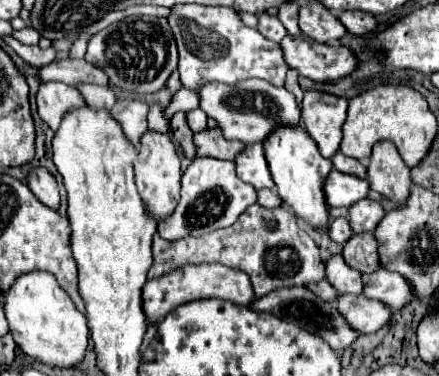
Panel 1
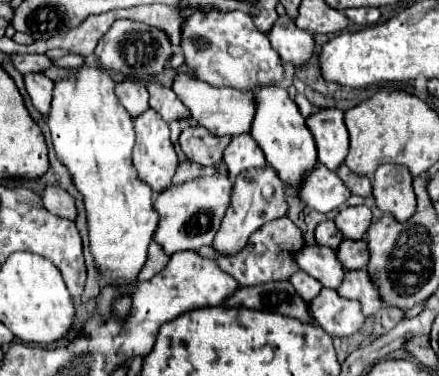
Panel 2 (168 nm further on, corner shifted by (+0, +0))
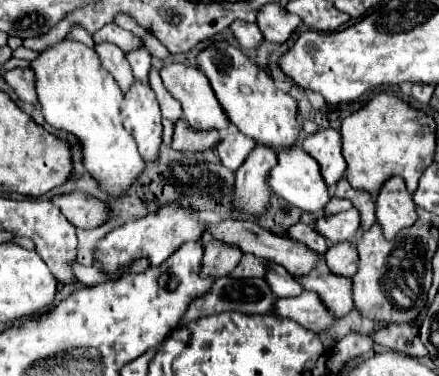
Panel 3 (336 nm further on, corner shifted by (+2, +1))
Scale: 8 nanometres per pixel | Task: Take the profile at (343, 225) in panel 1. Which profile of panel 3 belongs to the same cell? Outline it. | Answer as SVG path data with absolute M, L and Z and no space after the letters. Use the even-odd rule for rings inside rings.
M297 223L297 225L293 225L293 227L287 231L287 235L289 235L291 239L295 239L295 241L305 243L309 249L313 249L313 251L317 251L317 253L321 253L321 255L325 255L325 251L327 251L327 241L325 241L325 237L319 237L319 233L317 233L311 225L307 225L307 223Z

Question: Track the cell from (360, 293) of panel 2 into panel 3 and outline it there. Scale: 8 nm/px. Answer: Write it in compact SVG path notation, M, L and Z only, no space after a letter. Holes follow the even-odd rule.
M313 269L309 275L297 279L303 285L303 289L315 291L323 299L327 309L337 317L345 317L355 309L353 287L351 287L353 281L349 277L341 277L331 271Z

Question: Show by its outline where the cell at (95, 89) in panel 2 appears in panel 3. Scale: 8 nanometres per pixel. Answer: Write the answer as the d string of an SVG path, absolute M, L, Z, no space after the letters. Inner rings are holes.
M59 41L31 63L37 75L37 97L45 121L57 131L77 137L83 165L99 189L111 197L125 197L145 169L133 135L125 131L121 117L121 89L109 71L103 69L97 53L77 41Z

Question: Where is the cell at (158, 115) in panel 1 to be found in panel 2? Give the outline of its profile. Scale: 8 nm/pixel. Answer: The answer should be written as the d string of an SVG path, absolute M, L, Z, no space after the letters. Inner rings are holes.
M149 82L147 84L147 90L149 90L149 106L153 110L157 110L165 122L171 122L171 120L183 120L187 118L187 110L181 102L177 102L175 98L175 92L159 82Z

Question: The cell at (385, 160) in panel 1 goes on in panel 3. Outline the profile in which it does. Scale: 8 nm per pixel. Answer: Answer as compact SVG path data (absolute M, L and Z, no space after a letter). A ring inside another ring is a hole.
M389 177L381 185L375 205L377 221L383 227L383 235L387 239L393 239L403 227L413 225L417 219L413 197L401 177Z

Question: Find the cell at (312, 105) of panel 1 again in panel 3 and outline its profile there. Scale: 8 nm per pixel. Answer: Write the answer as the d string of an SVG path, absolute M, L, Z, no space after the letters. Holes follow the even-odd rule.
M327 127L327 129L319 129L315 133L311 133L305 143L303 149L319 161L321 165L321 173L323 179L329 187L333 187L345 173L347 163L341 155L341 135L337 129Z

